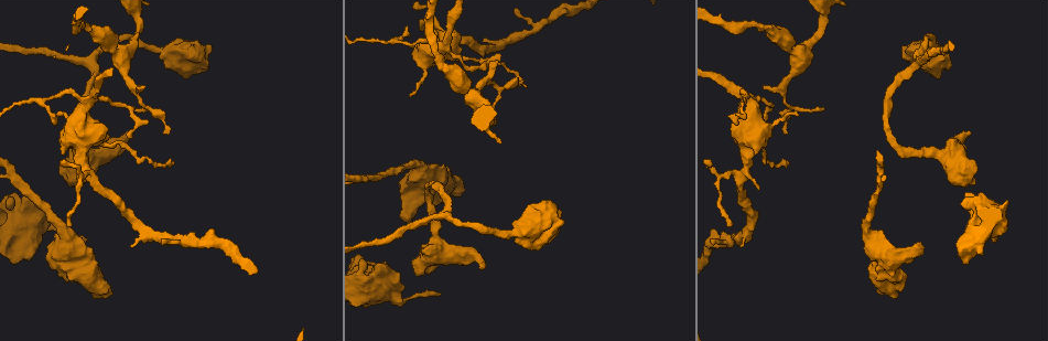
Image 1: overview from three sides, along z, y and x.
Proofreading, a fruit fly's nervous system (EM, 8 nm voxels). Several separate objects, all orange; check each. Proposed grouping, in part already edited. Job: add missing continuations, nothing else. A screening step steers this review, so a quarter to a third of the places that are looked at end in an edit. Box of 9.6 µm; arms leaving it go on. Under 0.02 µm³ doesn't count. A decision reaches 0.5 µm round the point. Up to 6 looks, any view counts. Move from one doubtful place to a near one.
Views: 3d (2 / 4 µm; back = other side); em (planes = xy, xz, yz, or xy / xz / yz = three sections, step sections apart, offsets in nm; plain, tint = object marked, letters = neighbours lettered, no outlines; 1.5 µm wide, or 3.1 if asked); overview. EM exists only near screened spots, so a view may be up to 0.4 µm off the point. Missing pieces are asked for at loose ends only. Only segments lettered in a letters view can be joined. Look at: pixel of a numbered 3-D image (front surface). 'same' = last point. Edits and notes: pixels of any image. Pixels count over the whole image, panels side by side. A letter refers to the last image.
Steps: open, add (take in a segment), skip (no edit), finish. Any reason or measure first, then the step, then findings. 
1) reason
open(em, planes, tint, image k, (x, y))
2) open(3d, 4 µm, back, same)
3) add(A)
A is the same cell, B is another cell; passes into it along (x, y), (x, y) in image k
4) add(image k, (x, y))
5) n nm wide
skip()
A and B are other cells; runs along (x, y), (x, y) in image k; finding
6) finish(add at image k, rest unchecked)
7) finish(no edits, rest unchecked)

an open end
open(3d, 4 µm, image 1, (969, 131))

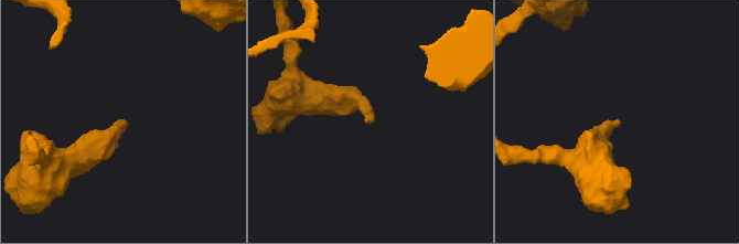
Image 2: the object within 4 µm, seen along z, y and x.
open(em, xy, step 4, tint, image 2, (618, 122))

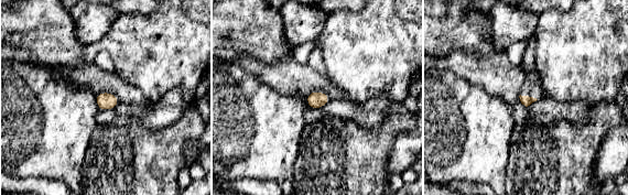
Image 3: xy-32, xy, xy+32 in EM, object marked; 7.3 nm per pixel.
open(em, planes, letters, same)

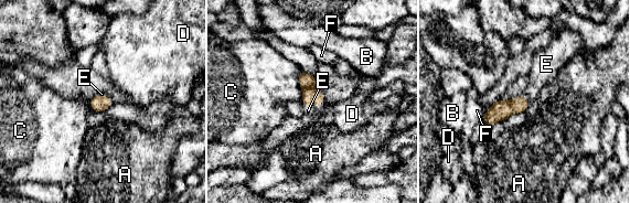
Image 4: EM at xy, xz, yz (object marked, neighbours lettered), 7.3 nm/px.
add(E)
E is the same cell, A, B, C, D and F are other cells; passes into it along (311, 96), (313, 105), (308, 110) in image 4; it goes on there

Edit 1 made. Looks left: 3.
open(em, xy, step 4, tint, image 1, (997, 241))

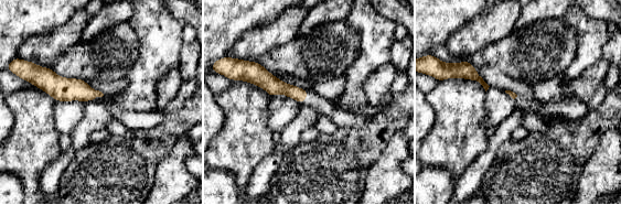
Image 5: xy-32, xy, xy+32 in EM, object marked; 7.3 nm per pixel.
what lies round it
open(em, xy, step 4, letters, same)

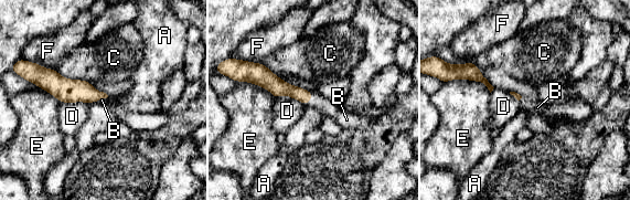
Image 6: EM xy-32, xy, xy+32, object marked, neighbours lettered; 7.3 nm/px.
add(B)
B is the same cell, A, C, D, E and F are other cells; passes into it along (278, 86), (310, 98), (328, 107) in image 6; the neuron continues

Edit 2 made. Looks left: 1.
finish(add at image 4, add at image 6, rest unchecked)

